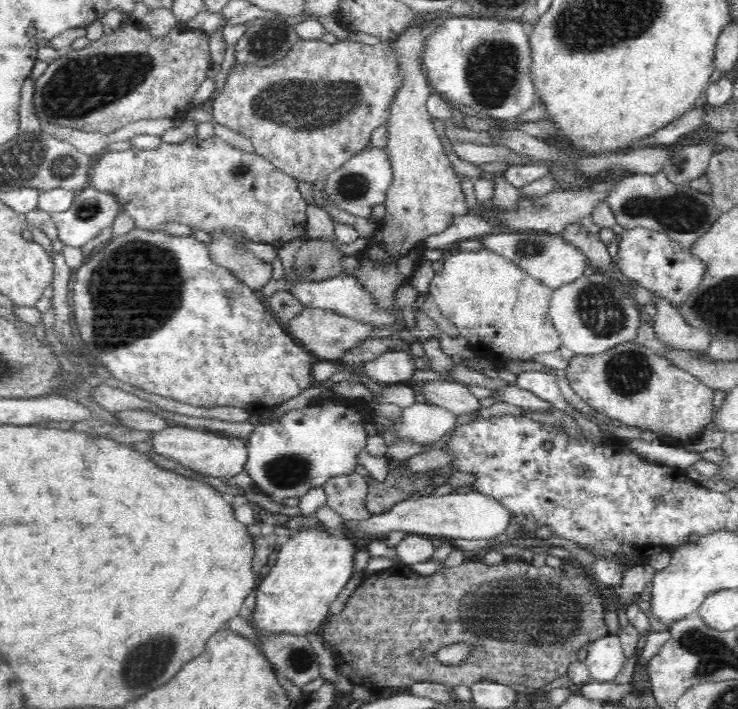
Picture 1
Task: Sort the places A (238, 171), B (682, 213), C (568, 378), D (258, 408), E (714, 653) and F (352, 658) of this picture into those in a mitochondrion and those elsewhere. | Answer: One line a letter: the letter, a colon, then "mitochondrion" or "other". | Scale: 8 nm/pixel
A: mitochondrion
B: mitochondrion
C: other
D: other
E: mitochondrion
F: other

